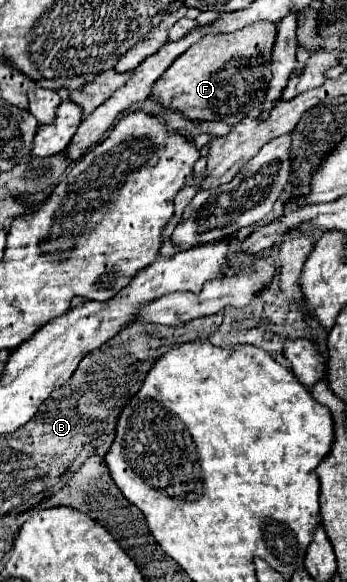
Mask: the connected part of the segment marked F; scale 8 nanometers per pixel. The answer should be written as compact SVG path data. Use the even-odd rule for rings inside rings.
M256 22L234 34L206 34L156 80L152 98L188 120L218 120L234 126L264 102L272 74L270 54L274 40L276 24L272 22Z

